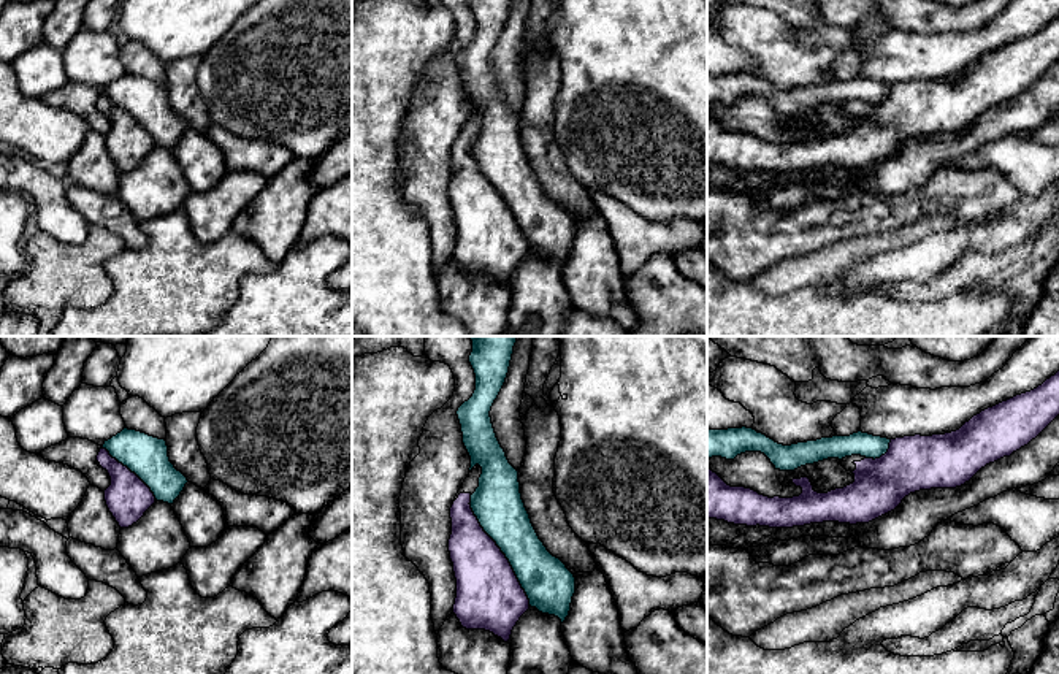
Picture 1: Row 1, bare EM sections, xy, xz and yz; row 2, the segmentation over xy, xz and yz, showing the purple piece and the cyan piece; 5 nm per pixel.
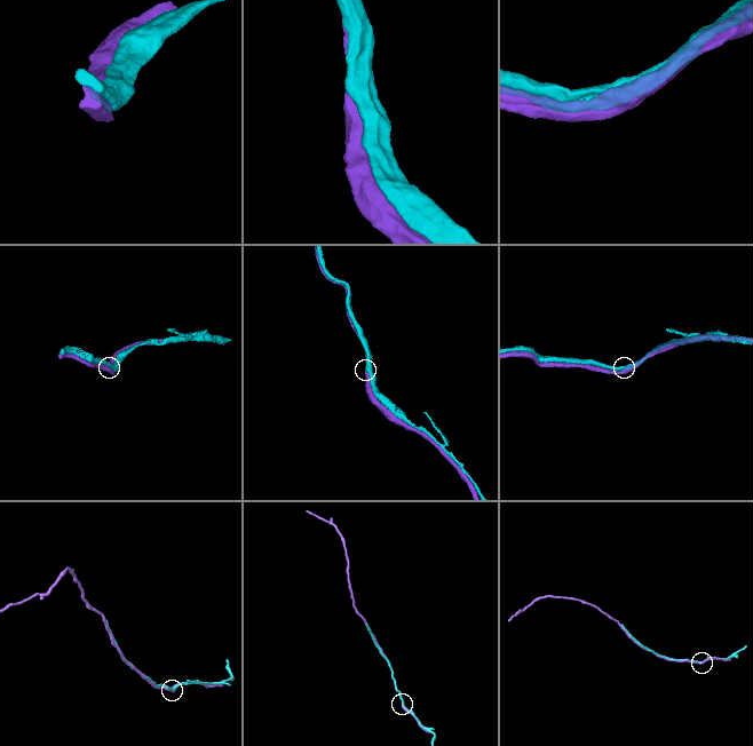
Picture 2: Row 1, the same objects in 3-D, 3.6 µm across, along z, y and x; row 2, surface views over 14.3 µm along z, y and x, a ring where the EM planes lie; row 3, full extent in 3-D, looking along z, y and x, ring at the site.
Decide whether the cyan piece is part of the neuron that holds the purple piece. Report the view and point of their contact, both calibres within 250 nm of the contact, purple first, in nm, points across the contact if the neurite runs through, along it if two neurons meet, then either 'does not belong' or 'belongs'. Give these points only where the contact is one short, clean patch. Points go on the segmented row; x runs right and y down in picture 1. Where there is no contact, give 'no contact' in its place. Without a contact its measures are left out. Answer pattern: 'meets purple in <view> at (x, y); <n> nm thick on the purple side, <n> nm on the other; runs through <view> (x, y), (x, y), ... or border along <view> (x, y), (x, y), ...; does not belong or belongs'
meets purple in xz at (500, 551); 340 nm thick on the purple side, 260 nm on the other; does not belong

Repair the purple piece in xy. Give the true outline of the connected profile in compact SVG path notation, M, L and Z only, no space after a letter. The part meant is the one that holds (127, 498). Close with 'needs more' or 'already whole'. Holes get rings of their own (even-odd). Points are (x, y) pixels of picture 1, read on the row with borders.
M100 449L97 461L111 477L111 485L105 490L105 501L120 528L136 523L155 503L151 488L127 466Z | already whole

